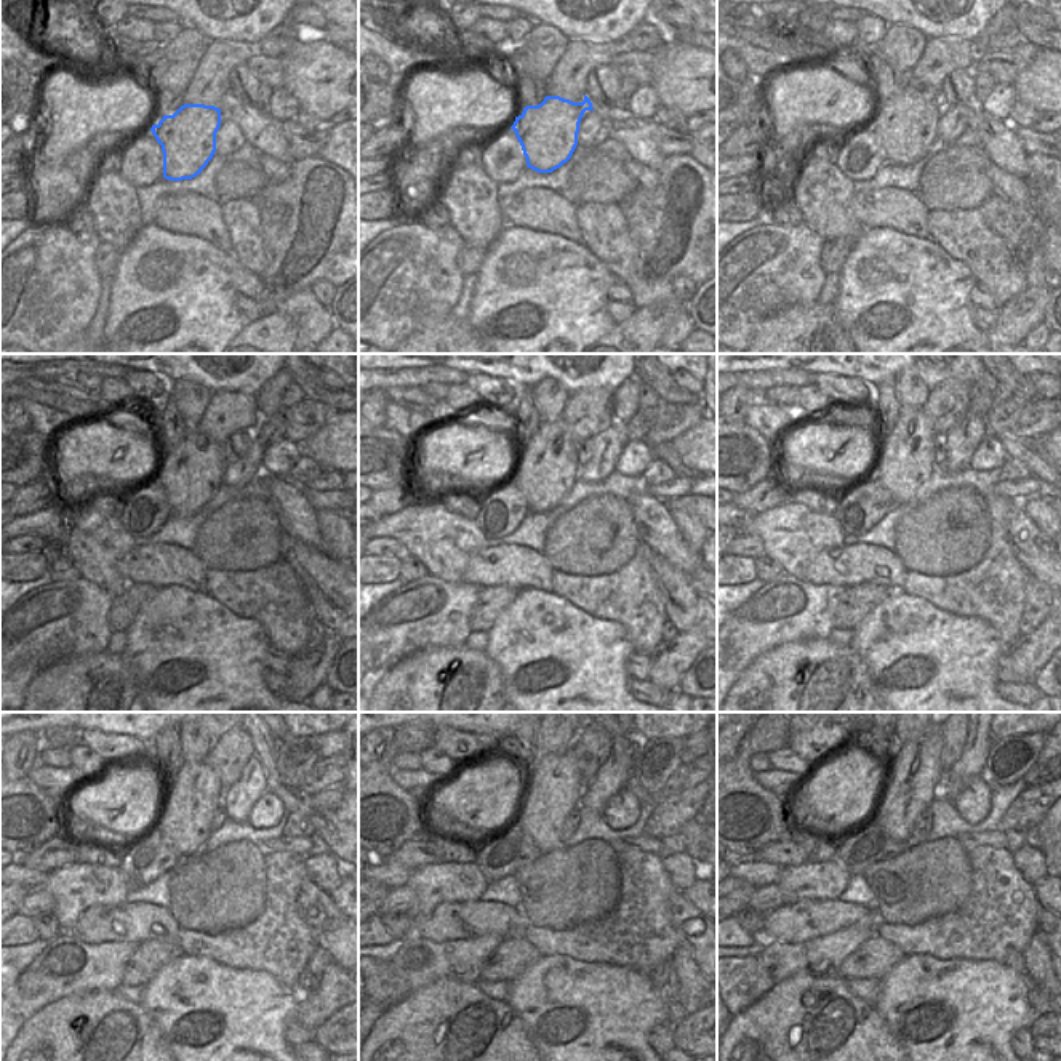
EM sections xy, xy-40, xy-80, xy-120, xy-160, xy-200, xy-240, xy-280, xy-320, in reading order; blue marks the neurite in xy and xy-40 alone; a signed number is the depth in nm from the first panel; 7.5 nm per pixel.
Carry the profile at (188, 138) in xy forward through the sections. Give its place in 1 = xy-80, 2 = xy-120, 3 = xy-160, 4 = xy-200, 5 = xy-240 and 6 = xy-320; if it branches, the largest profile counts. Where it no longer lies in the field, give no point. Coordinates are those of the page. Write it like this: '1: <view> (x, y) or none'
1: xy-80 (906, 125)
2: xy-120 (191, 474)
3: xy-160 (548, 469)
4: xy-200 (904, 463)
5: xy-240 (191, 802)
6: xy-320 (917, 772)

